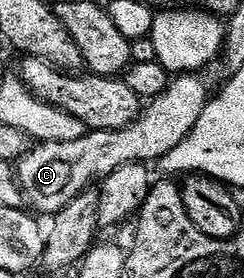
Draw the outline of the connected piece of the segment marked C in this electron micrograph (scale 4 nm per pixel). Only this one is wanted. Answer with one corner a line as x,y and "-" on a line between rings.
182,73
171,78
159,96
149,100
143,106
138,119
132,121
124,129
115,131
87,130
80,141
67,143
39,142
31,146
16,163
16,178
22,189
23,200
35,207
39,216
53,217
73,201
80,193
89,190
95,181
107,179
120,165
129,163
153,164
164,157
164,153
172,153
192,129
196,129
196,121
200,121
200,113
204,113
206,104
212,98
212,90
198,73

